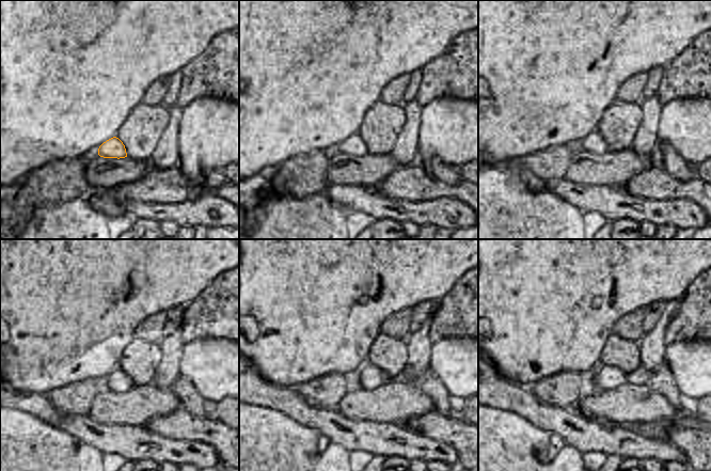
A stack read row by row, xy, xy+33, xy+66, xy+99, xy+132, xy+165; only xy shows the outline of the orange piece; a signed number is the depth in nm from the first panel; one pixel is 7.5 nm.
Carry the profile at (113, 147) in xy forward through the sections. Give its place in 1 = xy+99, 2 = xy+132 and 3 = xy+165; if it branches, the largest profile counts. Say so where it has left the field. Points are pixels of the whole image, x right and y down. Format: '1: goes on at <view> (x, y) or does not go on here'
1: goes on at xy+99 (117, 381)
2: goes on at xy+132 (369, 378)
3: goes on at xy+165 (609, 378)

